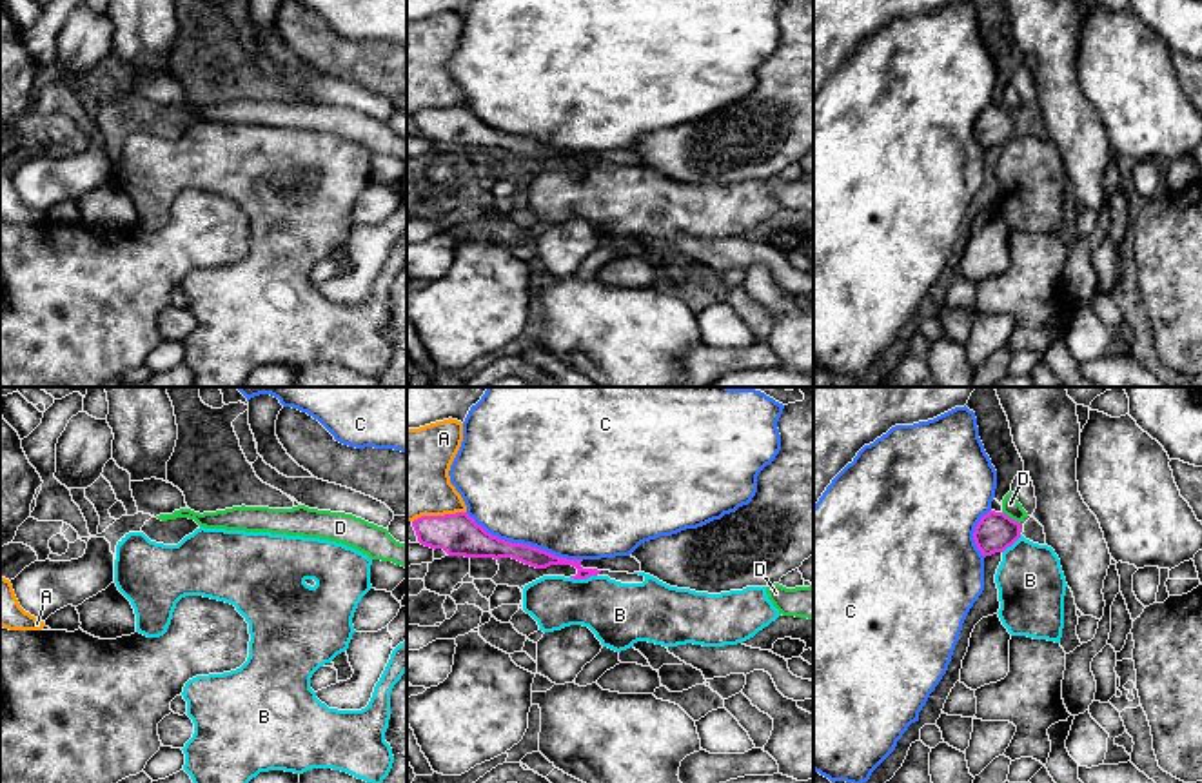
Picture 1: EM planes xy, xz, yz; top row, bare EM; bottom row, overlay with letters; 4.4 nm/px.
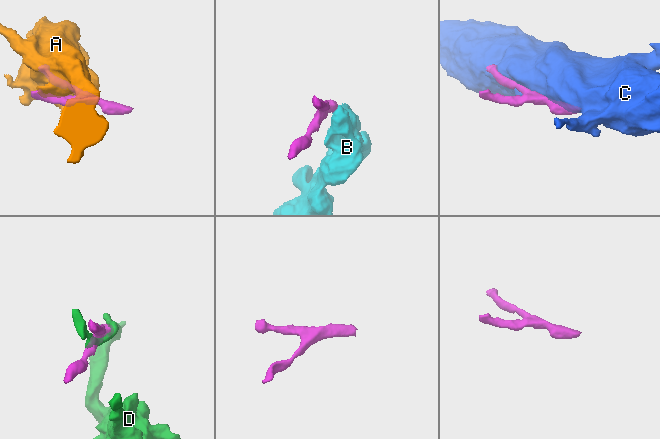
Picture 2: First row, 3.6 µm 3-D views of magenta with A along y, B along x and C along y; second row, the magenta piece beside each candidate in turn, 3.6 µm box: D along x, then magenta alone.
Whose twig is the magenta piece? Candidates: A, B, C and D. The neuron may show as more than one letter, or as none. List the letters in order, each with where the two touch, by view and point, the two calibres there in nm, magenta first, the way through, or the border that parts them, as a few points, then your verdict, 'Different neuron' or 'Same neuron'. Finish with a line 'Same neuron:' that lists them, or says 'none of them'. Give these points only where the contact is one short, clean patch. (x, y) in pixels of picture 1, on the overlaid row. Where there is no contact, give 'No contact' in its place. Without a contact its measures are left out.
A: Touches magenta at xz (438, 516). Thickness 190 nm (magenta) against 360 nm. Different neuron
B: Touches magenta at xz (583, 578). Thickness 90 nm (magenta) against 280 nm. Path across: xz (532, 556), (572, 562), (583, 578), (620, 614). Same neuron
C: Touches magenta at xz (522, 544). Thickness 160 nm (magenta) against 500 nm. Different neuron
D: Touches magenta at yz (1010, 518). Thickness 170 nm (magenta) against 80 nm. Boundary: yz (1003, 511), (1019, 524). Different neuron
Same neuron: B

